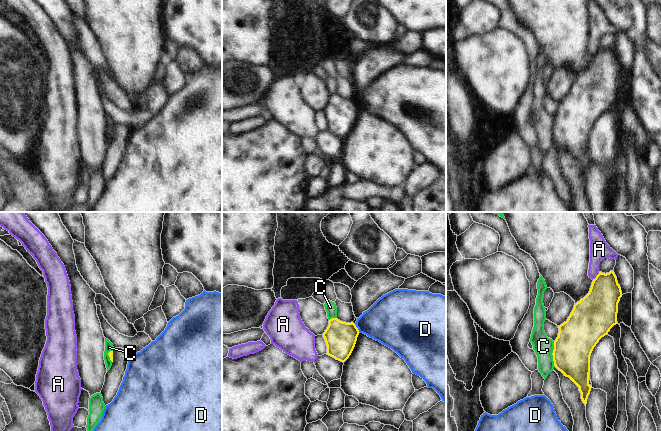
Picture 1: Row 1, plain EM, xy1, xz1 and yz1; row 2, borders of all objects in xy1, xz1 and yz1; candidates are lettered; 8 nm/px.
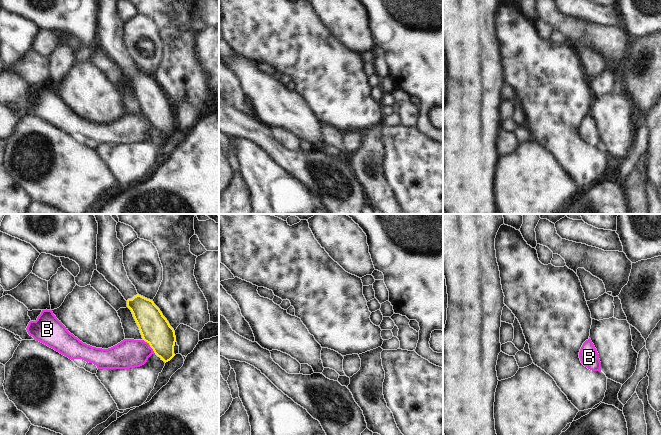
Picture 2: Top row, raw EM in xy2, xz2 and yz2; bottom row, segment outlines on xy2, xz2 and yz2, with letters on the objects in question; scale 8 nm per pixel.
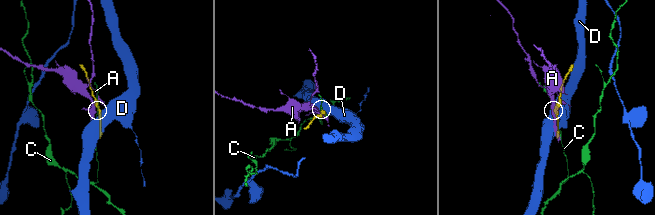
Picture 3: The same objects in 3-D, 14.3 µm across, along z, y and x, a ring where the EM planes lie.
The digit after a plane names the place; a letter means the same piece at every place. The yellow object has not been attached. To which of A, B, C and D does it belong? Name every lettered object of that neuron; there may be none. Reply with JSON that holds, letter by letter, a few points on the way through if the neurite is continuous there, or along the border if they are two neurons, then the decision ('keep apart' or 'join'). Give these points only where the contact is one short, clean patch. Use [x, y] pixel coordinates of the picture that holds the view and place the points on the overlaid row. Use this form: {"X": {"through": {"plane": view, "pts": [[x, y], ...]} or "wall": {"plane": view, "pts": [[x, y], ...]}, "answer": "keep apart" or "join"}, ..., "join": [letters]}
{"A": {"answer": "keep apart"}, "B": {"wall": {"plane": "xy2", "pts": [[143, 339], [155, 353]]}, "answer": "keep apart"}, "C": {"wall": {"plane": "yz1", "pts": [[554, 341], [553, 364]]}, "answer": "keep apart"}, "D": {"answer": "keep apart"}, "join": []}

